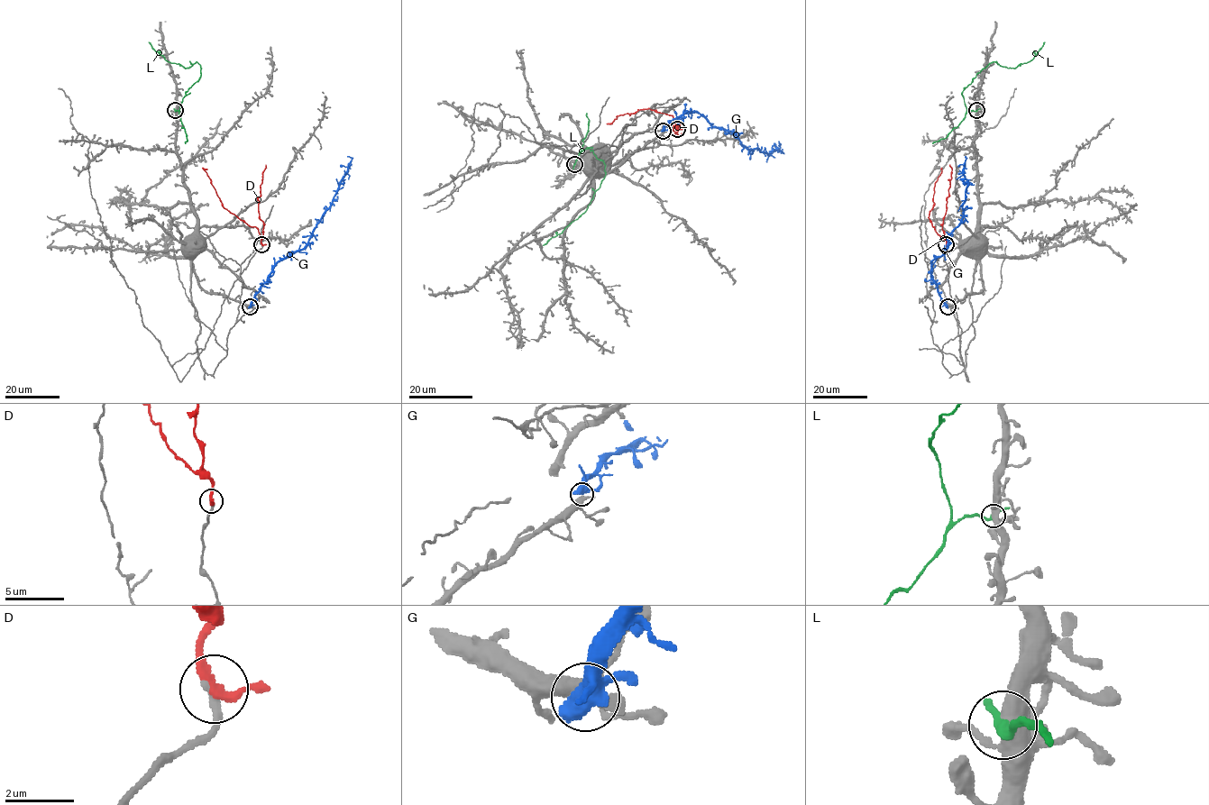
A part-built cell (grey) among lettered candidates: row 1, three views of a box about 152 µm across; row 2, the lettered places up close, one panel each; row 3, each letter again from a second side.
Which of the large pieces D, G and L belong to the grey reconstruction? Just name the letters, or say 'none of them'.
D

